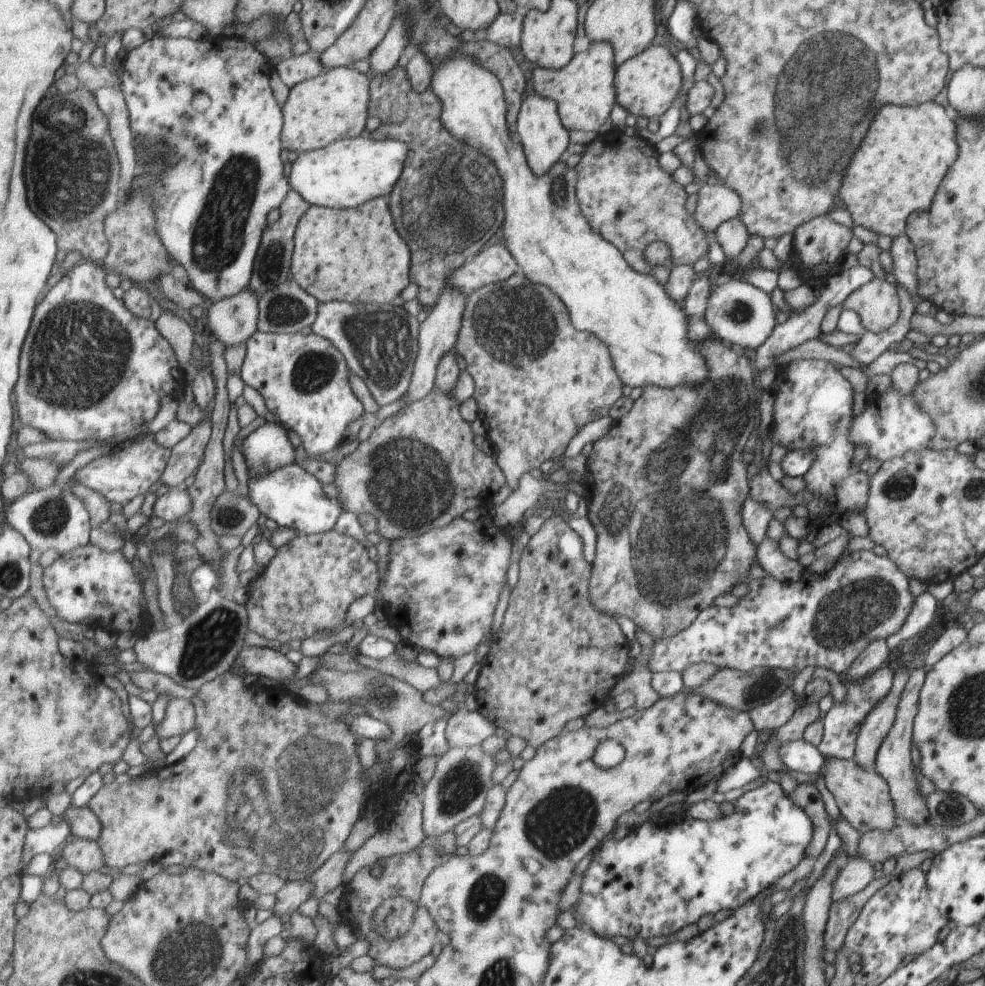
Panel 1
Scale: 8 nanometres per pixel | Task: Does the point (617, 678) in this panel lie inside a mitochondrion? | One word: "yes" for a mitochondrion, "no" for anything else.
no

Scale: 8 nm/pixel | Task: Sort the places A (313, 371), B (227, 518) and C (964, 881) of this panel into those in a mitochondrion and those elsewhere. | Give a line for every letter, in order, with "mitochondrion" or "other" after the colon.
A: mitochondrion
B: mitochondrion
C: other

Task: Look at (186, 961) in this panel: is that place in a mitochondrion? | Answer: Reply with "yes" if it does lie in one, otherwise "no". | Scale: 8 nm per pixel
yes

